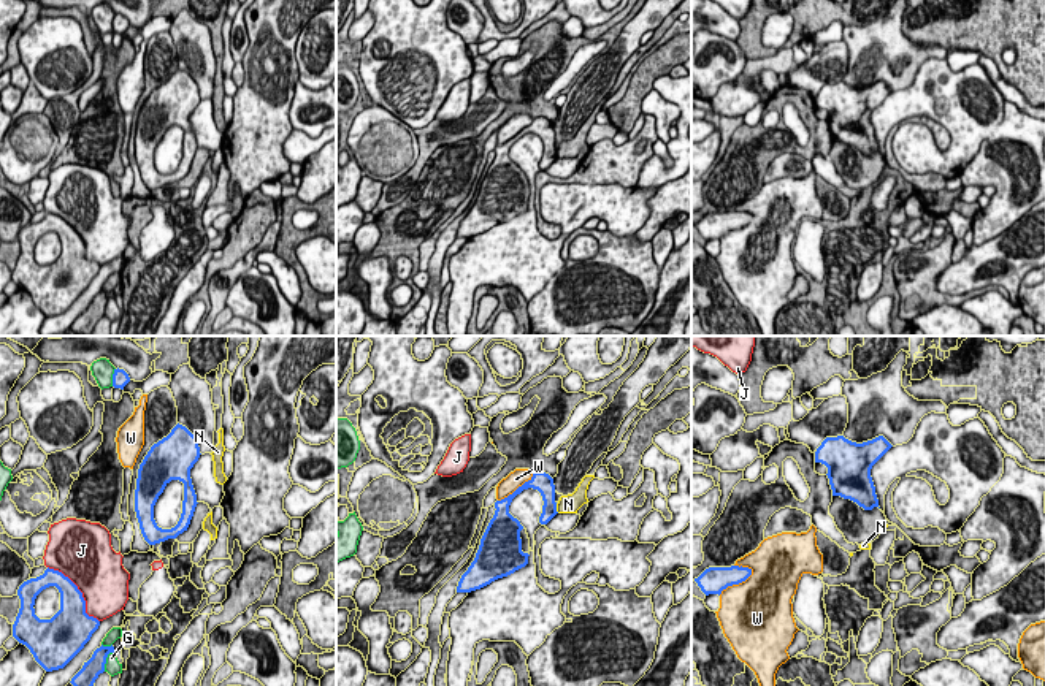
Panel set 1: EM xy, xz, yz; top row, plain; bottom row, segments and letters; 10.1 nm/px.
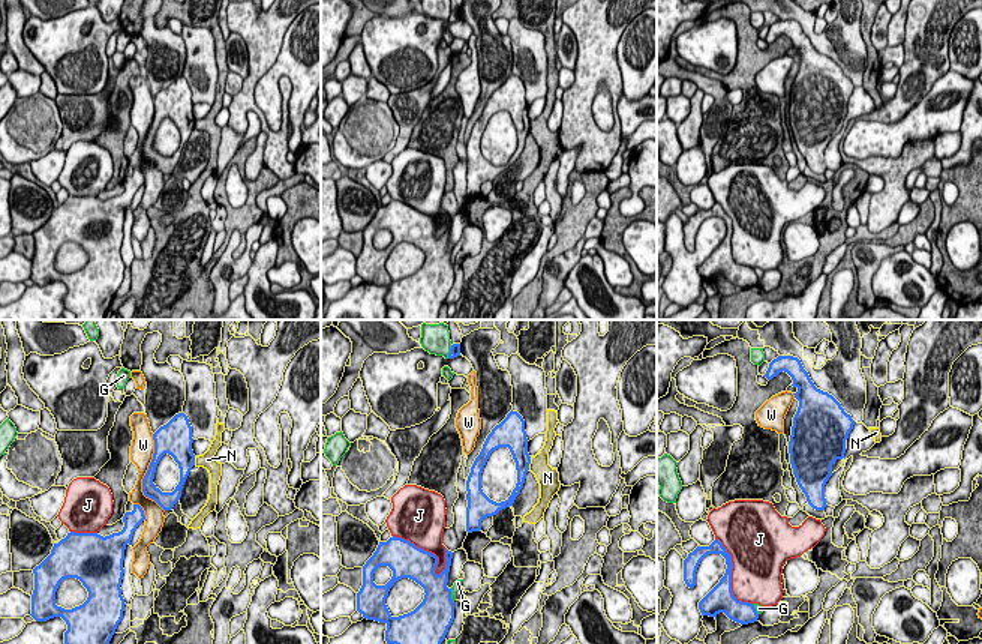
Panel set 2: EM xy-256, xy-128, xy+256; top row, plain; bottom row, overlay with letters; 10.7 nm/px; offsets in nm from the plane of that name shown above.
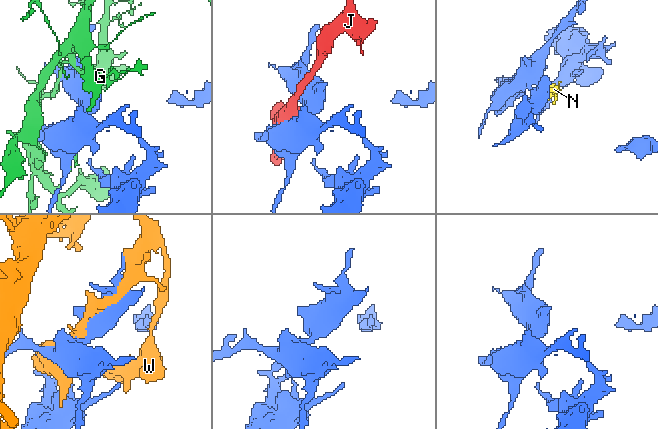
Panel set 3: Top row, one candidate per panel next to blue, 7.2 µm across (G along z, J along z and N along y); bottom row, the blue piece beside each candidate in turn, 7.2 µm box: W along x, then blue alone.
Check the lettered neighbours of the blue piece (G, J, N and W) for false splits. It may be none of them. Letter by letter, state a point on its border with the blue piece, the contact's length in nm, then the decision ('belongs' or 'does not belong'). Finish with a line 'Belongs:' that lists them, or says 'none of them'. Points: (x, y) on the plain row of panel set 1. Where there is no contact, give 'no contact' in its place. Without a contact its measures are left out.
G: contact xy (105, 304); length 240 nm; does not belong
J: contact xy (80, 236); length 750 nm; does not belong
N: contact xz (555, 154); length 100 nm; does not belong
W: contact yz (736, 228); length 440 nm; does not belong
Belongs: none of them

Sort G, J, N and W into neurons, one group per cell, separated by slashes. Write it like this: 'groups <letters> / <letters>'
groups G / J / N / W

